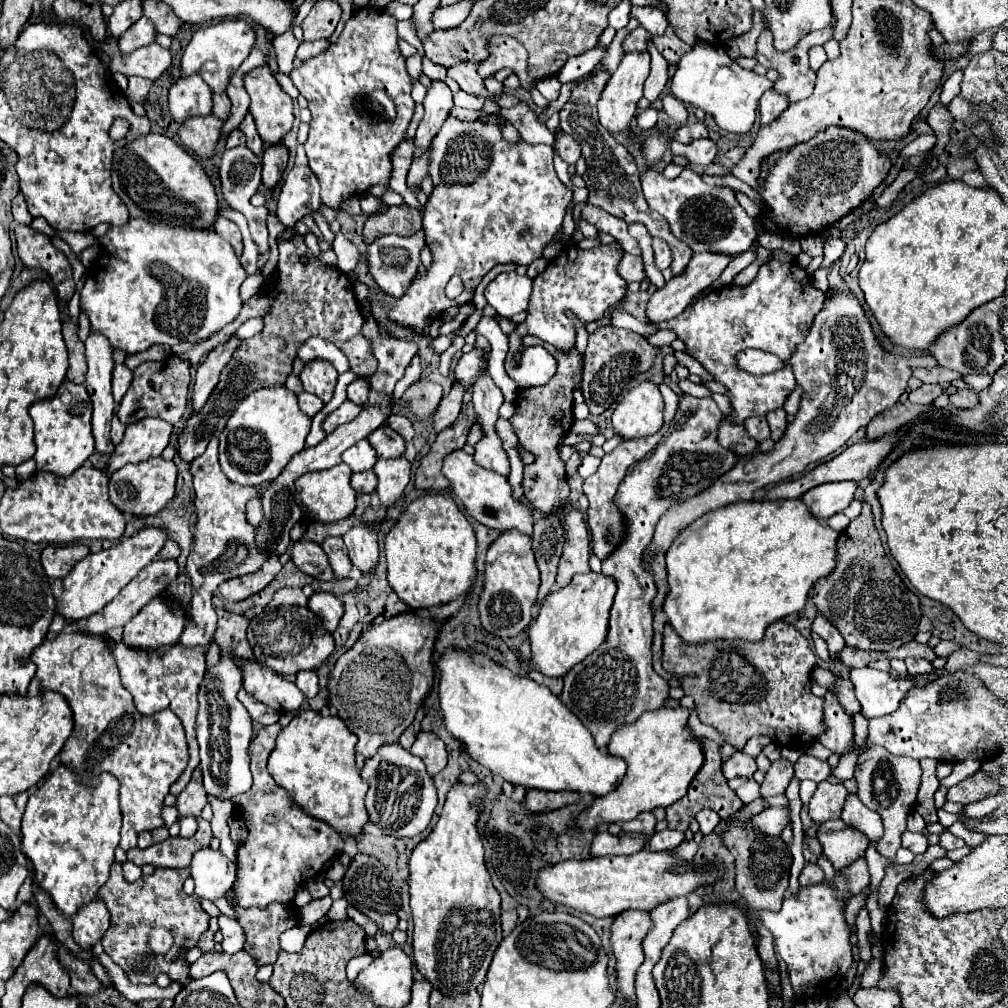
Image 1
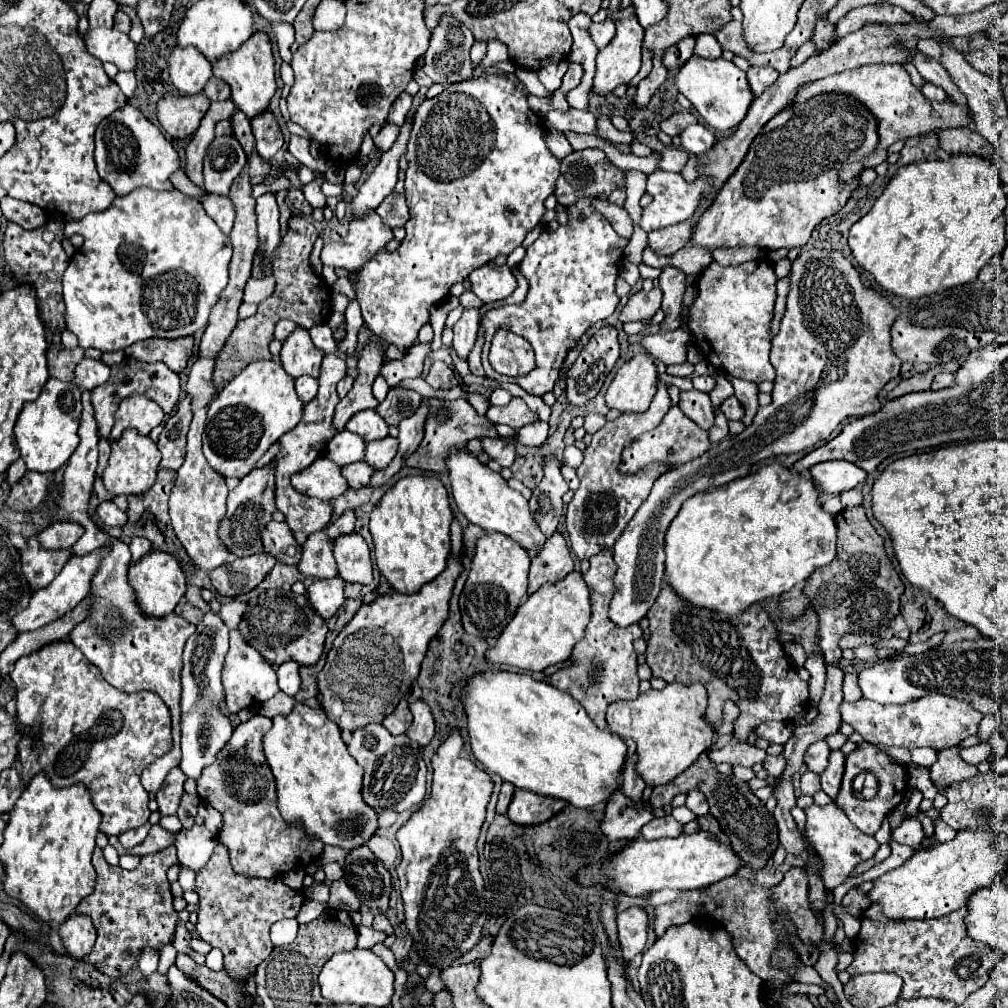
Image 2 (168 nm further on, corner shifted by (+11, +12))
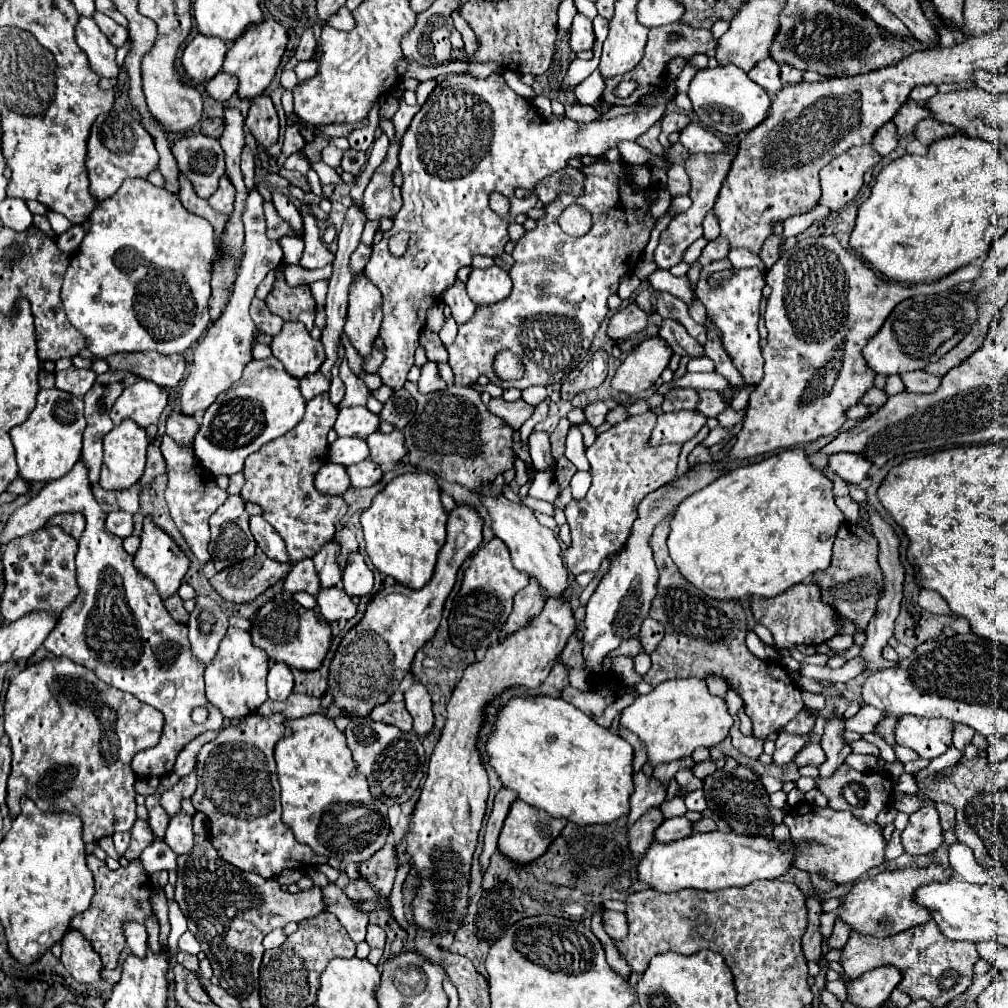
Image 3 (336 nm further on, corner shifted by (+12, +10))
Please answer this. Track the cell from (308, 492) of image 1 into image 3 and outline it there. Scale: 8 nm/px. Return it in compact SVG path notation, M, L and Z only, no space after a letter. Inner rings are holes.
M326 464L316 474L316 488L324 494L336 494L342 496L350 488L350 478L344 466L340 464Z

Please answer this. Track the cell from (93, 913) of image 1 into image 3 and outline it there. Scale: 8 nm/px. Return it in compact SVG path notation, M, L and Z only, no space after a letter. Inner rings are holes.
M68 930L60 944L62 944L60 962L76 982L92 984L100 978L102 970L100 956L92 950L90 942L86 942L86 938L78 930Z

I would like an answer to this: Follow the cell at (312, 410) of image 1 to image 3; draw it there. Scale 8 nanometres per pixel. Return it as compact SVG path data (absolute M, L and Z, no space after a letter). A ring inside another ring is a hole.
M322 372L308 374L300 380L300 390L302 390L302 396L306 400L312 400L314 396L328 392L328 388L330 388L330 380Z

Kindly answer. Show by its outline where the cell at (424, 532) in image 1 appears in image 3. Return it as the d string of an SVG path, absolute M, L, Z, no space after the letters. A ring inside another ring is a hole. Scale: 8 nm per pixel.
M426 472L400 474L378 492L368 510L362 512L366 554L374 568L392 576L408 588L422 588L434 574L436 556L446 542L446 510L440 502L440 488Z

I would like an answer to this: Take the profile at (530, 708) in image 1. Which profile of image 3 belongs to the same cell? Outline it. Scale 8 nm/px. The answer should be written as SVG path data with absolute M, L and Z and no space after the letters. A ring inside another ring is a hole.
M512 698L498 714L486 752L506 788L554 818L588 826L610 824L630 812L632 746L562 698Z

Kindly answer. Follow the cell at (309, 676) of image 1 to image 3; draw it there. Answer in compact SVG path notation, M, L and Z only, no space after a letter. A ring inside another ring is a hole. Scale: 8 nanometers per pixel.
M272 664L270 672L268 672L268 698L274 702L282 702L284 698L288 698L288 694L294 688L294 680L292 680L292 672L286 664Z

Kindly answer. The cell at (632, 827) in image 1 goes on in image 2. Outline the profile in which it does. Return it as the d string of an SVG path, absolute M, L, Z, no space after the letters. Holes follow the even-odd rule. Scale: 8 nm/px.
M631 756L631 758L627 760L623 778L625 778L625 780L623 780L623 794L625 794L629 800L633 800L635 804L639 804L639 802L641 802L641 794L643 794L643 790L645 790L645 782L643 782L639 776L635 776L635 756Z

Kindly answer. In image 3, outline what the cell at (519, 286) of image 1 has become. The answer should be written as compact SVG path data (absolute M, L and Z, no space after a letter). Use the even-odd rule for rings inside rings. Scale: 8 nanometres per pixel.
M500 266L474 268L466 282L466 288L474 304L488 306L492 302L504 300L512 290L512 282L508 272L504 272Z

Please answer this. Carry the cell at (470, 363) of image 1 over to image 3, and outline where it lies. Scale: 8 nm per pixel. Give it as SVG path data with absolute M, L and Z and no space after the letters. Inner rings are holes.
M426 362L422 366L422 374L418 380L418 392L420 394L428 394L428 392L436 392L440 388L444 388L446 382L438 376L438 368L434 362Z

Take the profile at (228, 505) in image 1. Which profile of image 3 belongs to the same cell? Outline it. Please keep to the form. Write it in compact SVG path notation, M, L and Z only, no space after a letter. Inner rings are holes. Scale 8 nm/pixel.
M162 436L160 444L162 456L166 460L166 474L168 474L168 486L166 486L166 502L170 508L170 516L184 534L190 550L200 562L208 562L208 542L210 542L210 530L208 530L208 518L216 512L216 508L226 500L226 492L220 490L214 482L214 476L200 466L196 456L190 450L180 450L172 438Z

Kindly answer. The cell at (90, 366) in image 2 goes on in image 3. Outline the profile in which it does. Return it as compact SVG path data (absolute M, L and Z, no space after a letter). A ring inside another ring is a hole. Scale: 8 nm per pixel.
M70 368L66 372L56 372L56 388L62 392L70 392L72 396L84 396L92 388L94 380L96 374L92 370Z

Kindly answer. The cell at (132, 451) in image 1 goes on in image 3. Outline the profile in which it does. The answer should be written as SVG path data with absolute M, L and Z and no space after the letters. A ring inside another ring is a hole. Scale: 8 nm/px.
M138 380L124 388L124 392L110 410L110 418L114 424L118 424L124 418L130 418L136 420L138 426L146 428L150 424L158 424L158 418L166 402L168 390L156 386L150 380Z

